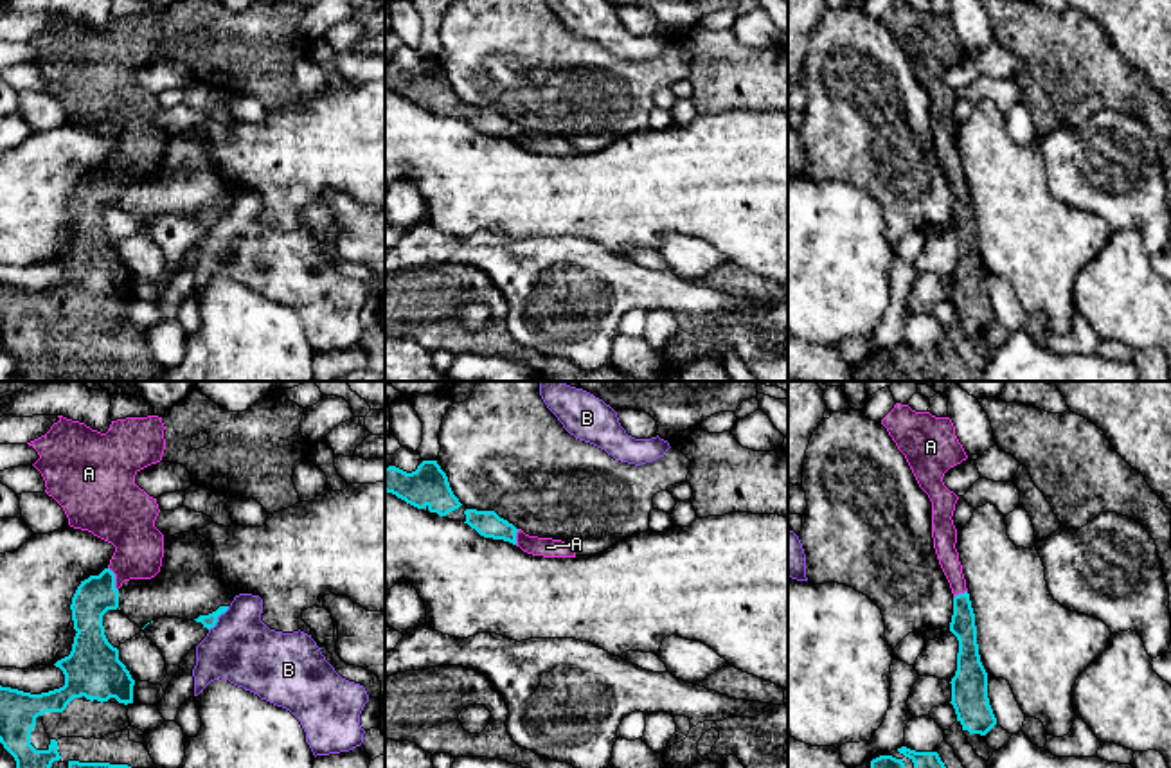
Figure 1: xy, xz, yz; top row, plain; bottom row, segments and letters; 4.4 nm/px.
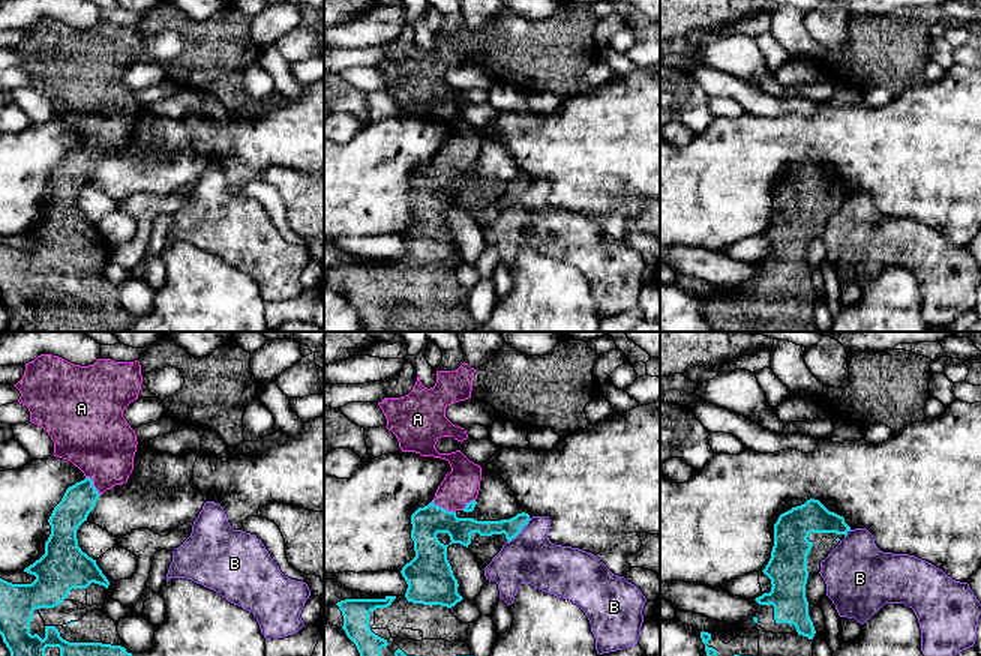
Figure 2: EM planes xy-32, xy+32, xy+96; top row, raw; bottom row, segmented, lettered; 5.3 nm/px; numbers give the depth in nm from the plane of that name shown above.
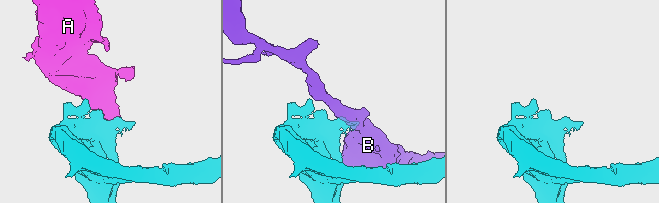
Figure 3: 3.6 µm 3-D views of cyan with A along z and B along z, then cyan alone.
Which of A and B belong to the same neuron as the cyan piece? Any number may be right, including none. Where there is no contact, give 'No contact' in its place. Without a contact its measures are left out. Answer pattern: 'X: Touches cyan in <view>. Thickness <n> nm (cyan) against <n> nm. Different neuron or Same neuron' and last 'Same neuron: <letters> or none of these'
A: Touches cyan in xy. Thickness 170 nm (cyan) against 220 nm. Same neuron
B: Touches cyan in xy. Thickness 70 nm (cyan) against 300 nm. Different neuron
Same neuron: A

